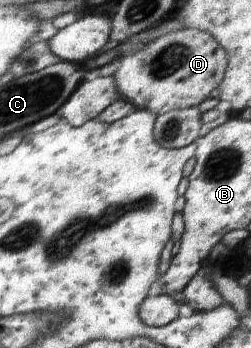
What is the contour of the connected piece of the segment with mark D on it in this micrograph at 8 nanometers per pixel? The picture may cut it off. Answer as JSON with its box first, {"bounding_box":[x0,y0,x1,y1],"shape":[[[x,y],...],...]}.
{"bounding_box":[113,29,229,116],"shape":[[[181,29],[141,44],[133,54],[121,59],[113,78],[120,97],[158,116],[173,109],[198,107],[222,82],[229,66],[226,49],[209,32]]]}

